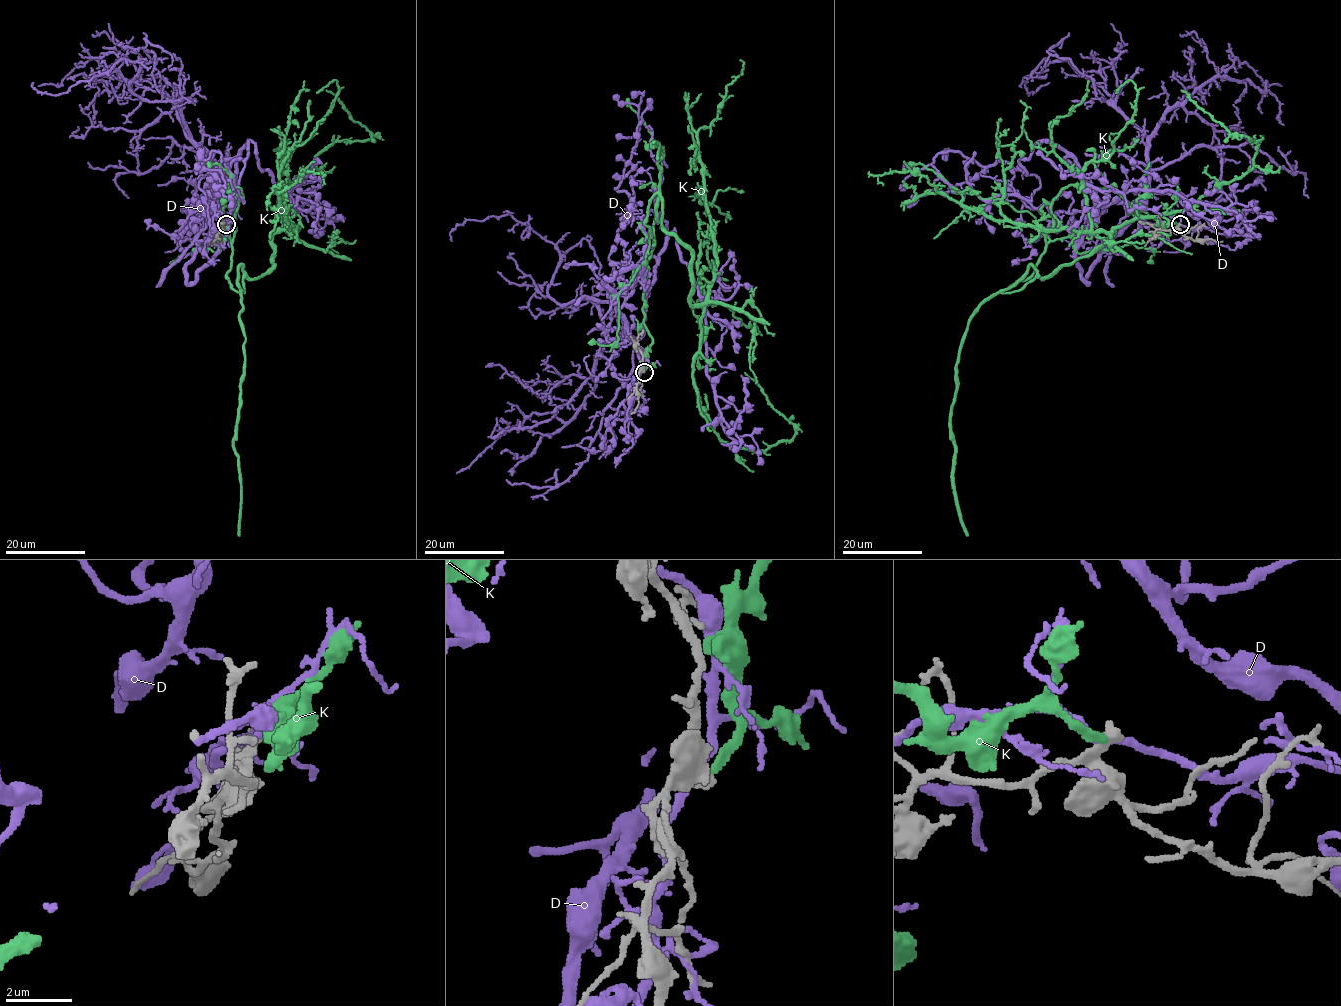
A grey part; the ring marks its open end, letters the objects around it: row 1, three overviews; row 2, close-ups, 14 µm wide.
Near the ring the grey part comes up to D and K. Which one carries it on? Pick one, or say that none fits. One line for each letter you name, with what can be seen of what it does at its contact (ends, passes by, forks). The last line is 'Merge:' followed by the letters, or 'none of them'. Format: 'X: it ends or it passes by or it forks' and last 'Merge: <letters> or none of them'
Merge: none of them

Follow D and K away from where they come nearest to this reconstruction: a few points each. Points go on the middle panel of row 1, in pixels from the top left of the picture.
D: (642, 370), (618, 310), (673, 232), (705, 315), (720, 417), (751, 436), (762, 464)
K: (644, 370), (657, 193), (703, 309), (699, 406), (724, 444), (790, 440), (744, 372)

